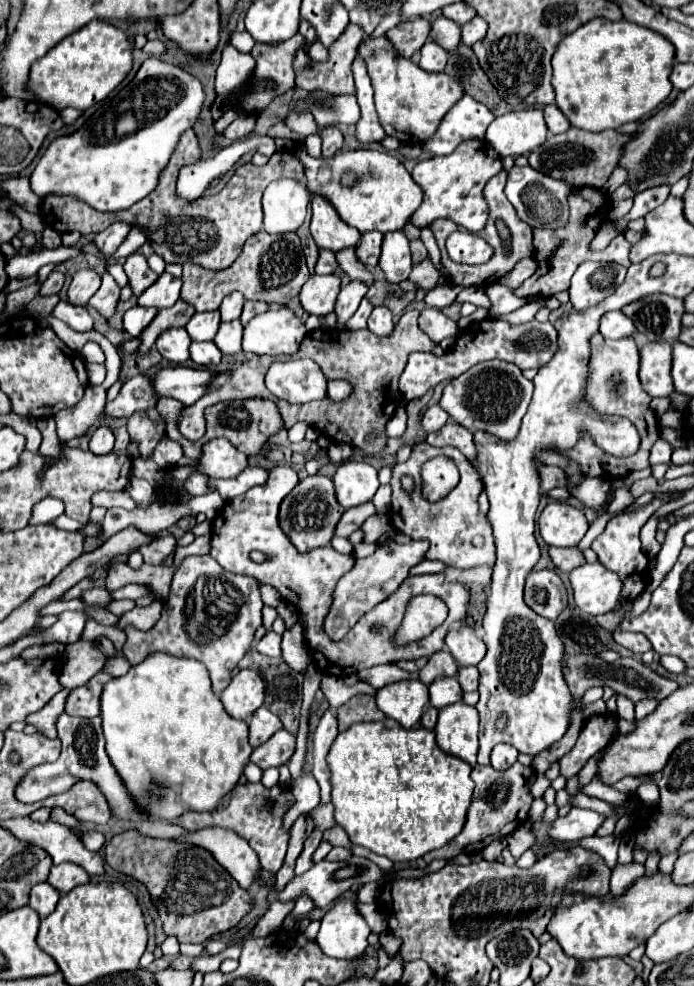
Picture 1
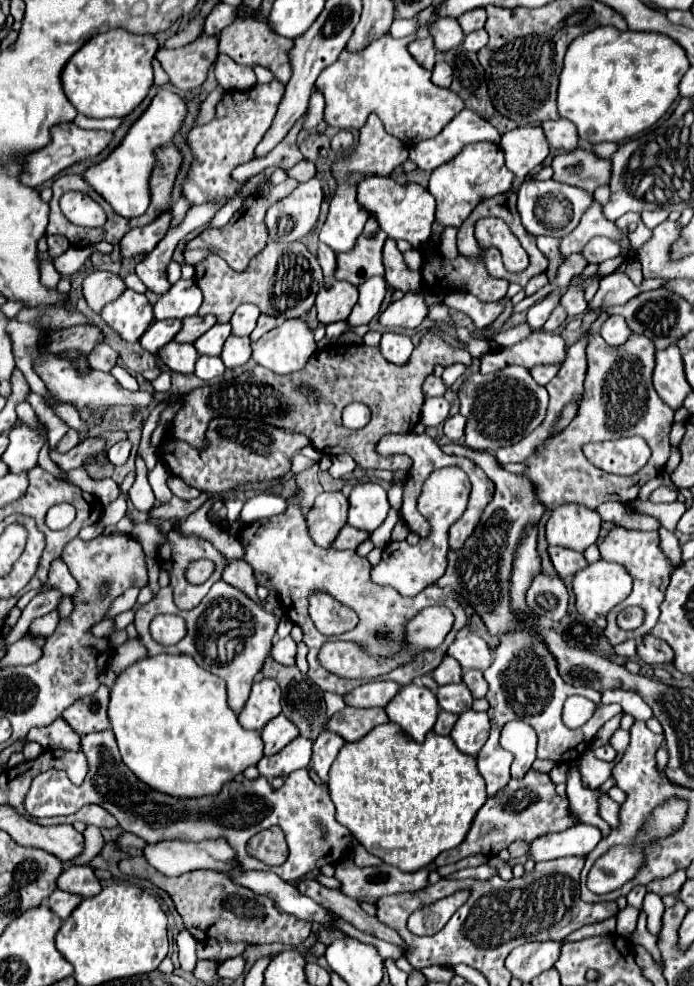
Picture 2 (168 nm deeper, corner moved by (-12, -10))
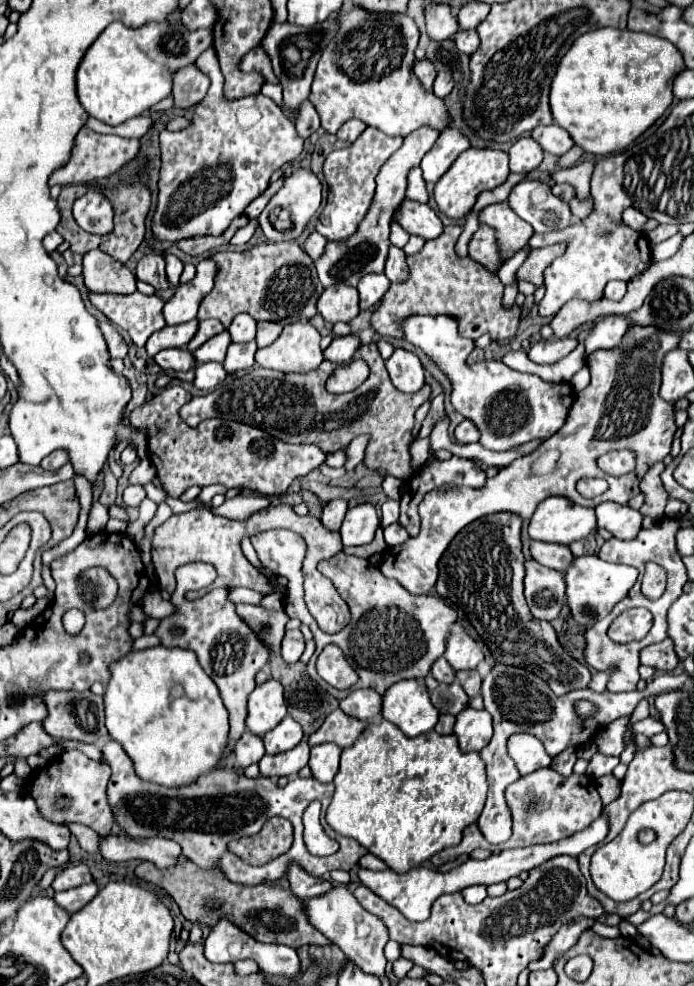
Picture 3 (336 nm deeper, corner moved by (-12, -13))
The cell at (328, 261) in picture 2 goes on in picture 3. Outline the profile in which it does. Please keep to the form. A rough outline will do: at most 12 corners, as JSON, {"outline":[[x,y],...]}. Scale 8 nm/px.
{"outline":[[317,231],[307,237],[305,253],[313,261],[323,255],[327,239]]}

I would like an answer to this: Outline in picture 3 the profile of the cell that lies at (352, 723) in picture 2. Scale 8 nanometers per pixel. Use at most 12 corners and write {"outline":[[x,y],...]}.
{"outline":[[335,709],[309,745],[337,743],[351,747],[367,727],[367,721],[353,719]]}

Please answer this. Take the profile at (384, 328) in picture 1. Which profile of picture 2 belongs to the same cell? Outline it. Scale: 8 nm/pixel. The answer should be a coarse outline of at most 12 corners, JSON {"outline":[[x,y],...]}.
{"outline":[[395,332],[381,338],[381,354],[395,366],[405,366],[413,342]]}

